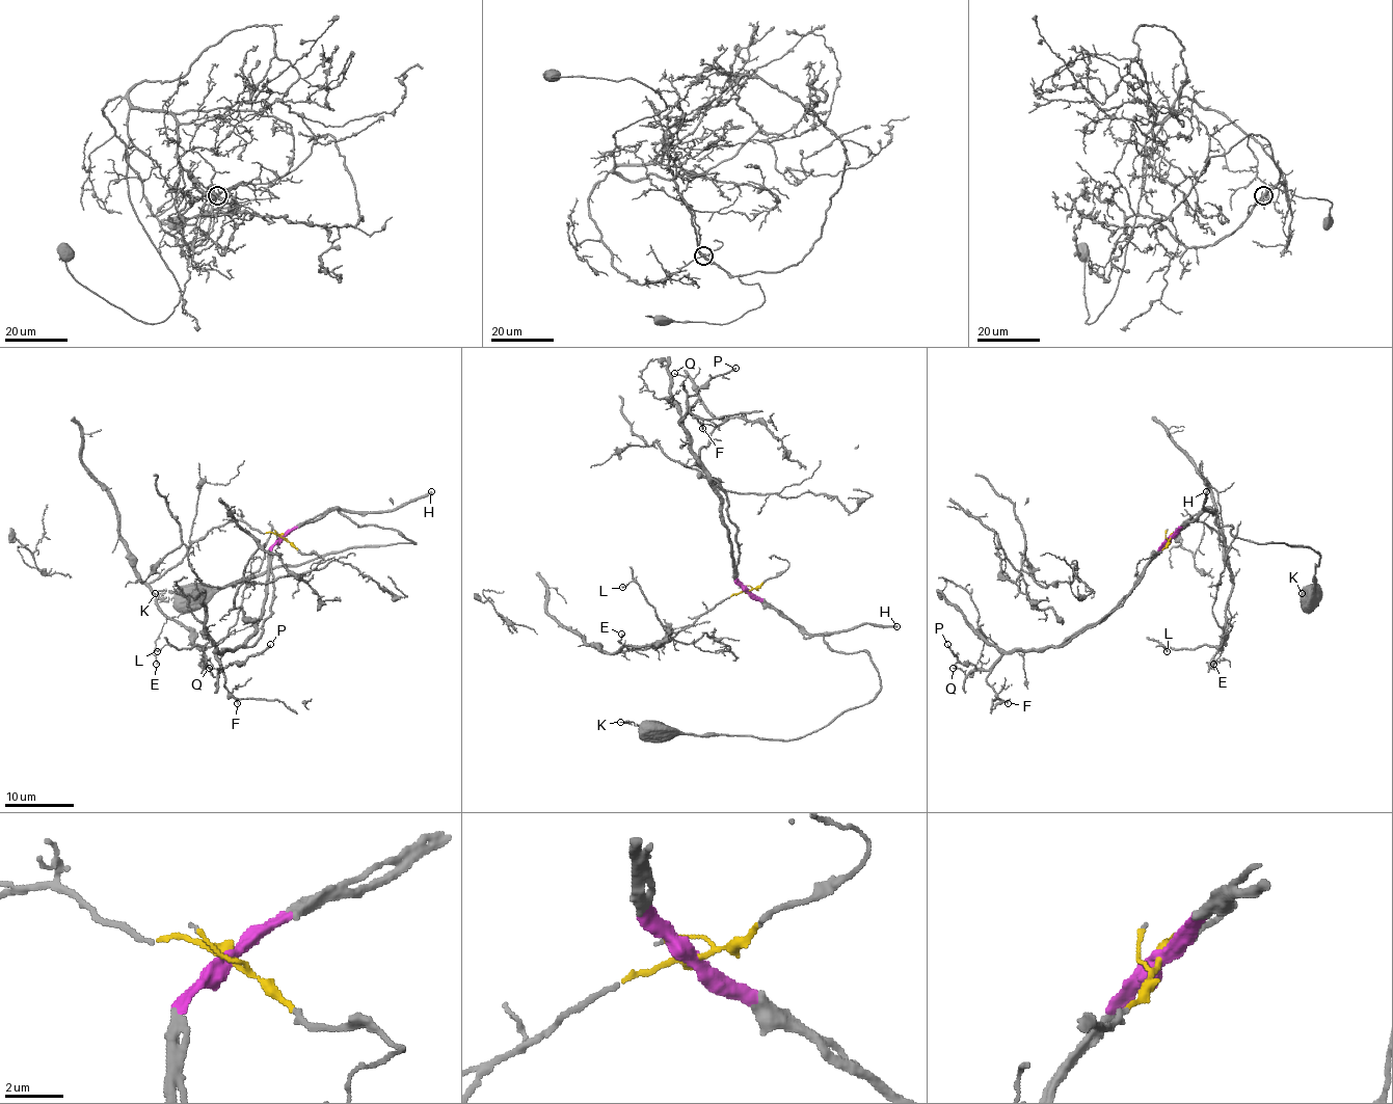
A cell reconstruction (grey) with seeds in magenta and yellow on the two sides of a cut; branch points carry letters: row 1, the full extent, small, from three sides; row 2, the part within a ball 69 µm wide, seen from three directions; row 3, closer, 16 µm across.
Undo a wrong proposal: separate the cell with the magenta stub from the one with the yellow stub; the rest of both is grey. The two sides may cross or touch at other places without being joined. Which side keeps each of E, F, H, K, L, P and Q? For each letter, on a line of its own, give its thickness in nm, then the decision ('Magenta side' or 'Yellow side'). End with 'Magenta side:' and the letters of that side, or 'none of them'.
E: Thickness 100 nm. Yellow side
F: Thickness 100 nm. Magenta side
H: Thickness 280 nm. Magenta side
K: Thickness 110 nm. Magenta side
L: Thickness 120 nm. Yellow side
P: Thickness 180 nm. Magenta side
Q: Thickness 100 nm. Magenta side
Magenta side: F, H, K, P, Q

